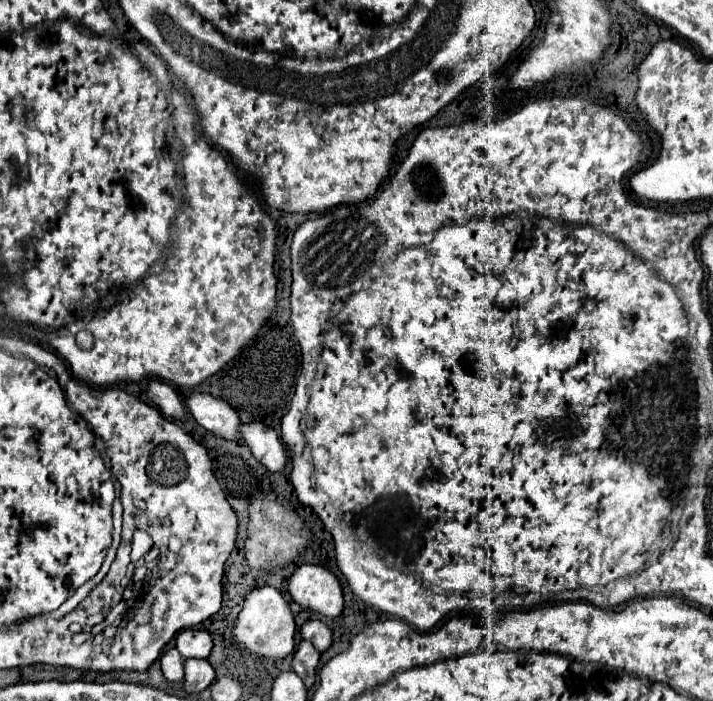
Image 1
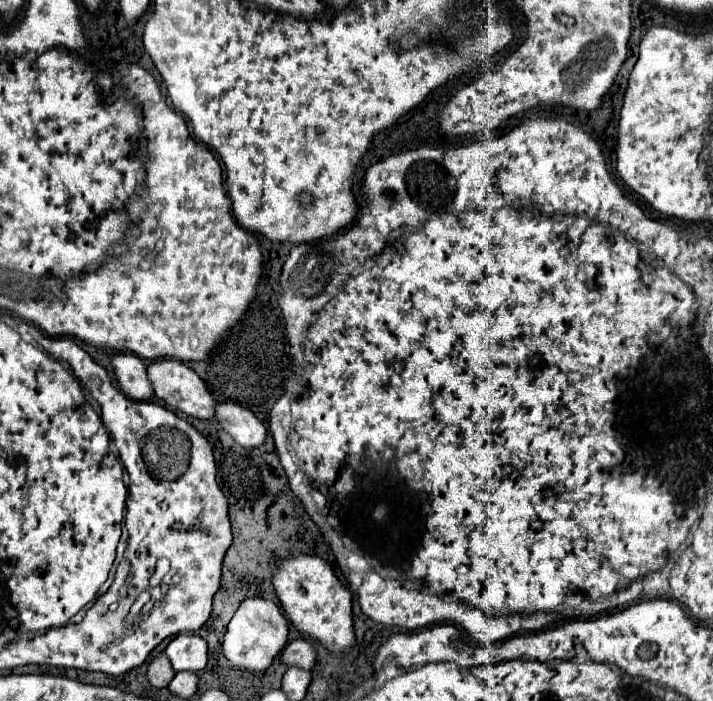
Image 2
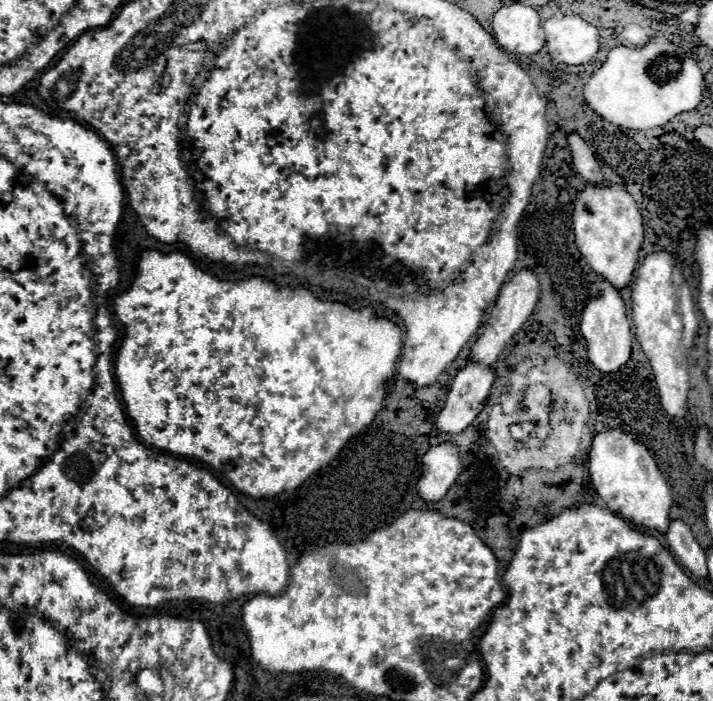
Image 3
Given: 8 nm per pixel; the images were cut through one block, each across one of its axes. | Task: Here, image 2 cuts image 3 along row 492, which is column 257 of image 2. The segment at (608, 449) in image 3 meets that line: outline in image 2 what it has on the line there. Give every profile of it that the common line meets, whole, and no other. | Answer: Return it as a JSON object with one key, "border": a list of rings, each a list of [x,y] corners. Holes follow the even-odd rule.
{"border":[[[248,598],[238,606],[236,614],[232,616],[226,628],[222,652],[236,668],[260,672],[272,664],[274,656],[278,656],[284,650],[286,642],[288,642],[288,620],[282,614],[282,610],[272,600]]]}

